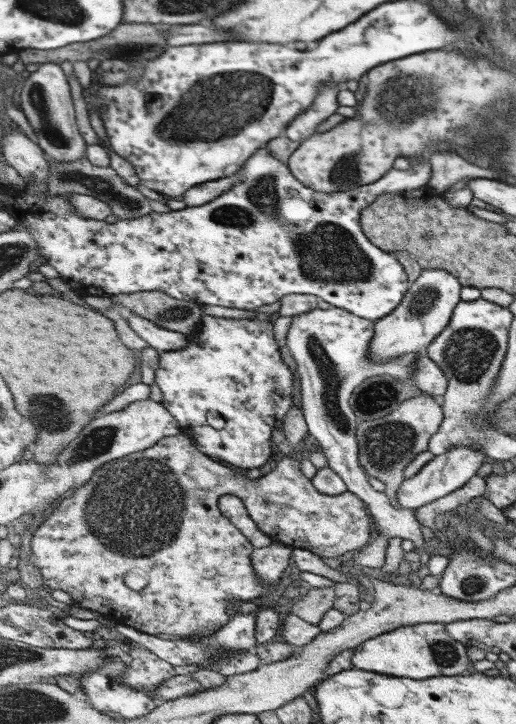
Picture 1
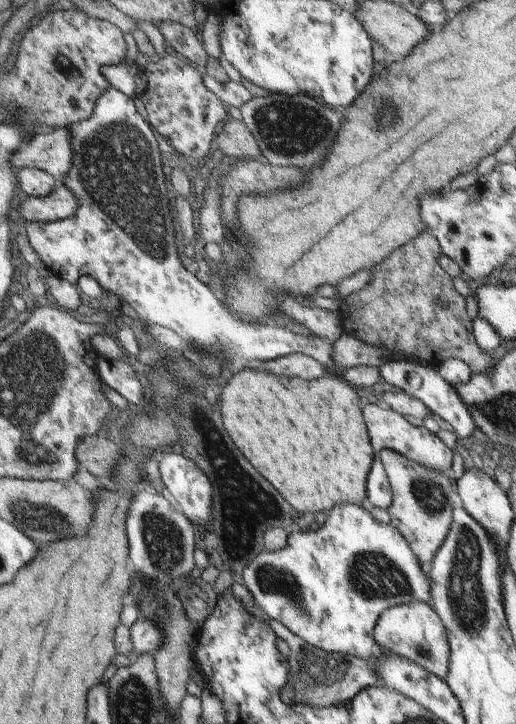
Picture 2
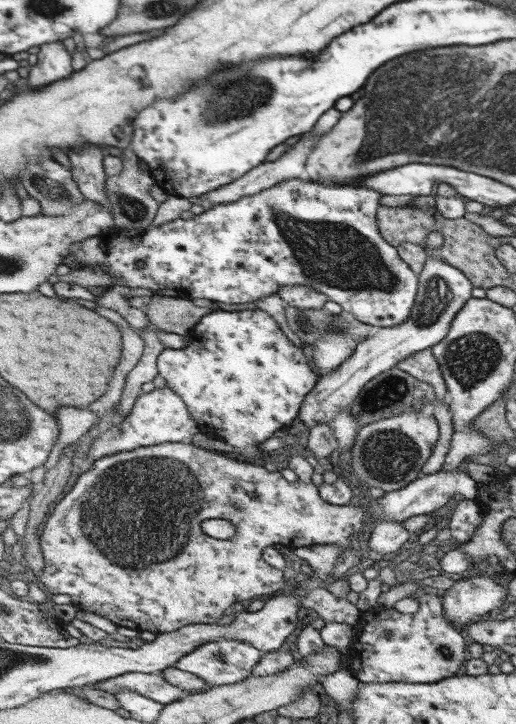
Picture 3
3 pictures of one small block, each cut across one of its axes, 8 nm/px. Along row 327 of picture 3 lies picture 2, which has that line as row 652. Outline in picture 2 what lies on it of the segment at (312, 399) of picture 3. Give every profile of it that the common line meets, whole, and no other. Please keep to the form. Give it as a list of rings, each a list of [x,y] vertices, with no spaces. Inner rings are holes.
[[[412,602],[393,606],[381,615],[374,635],[379,654],[394,654],[406,660],[413,660],[414,664],[422,665],[425,669],[445,679],[448,676],[448,658],[450,646],[446,638],[446,628],[440,617],[434,612],[434,607],[426,602]]]

